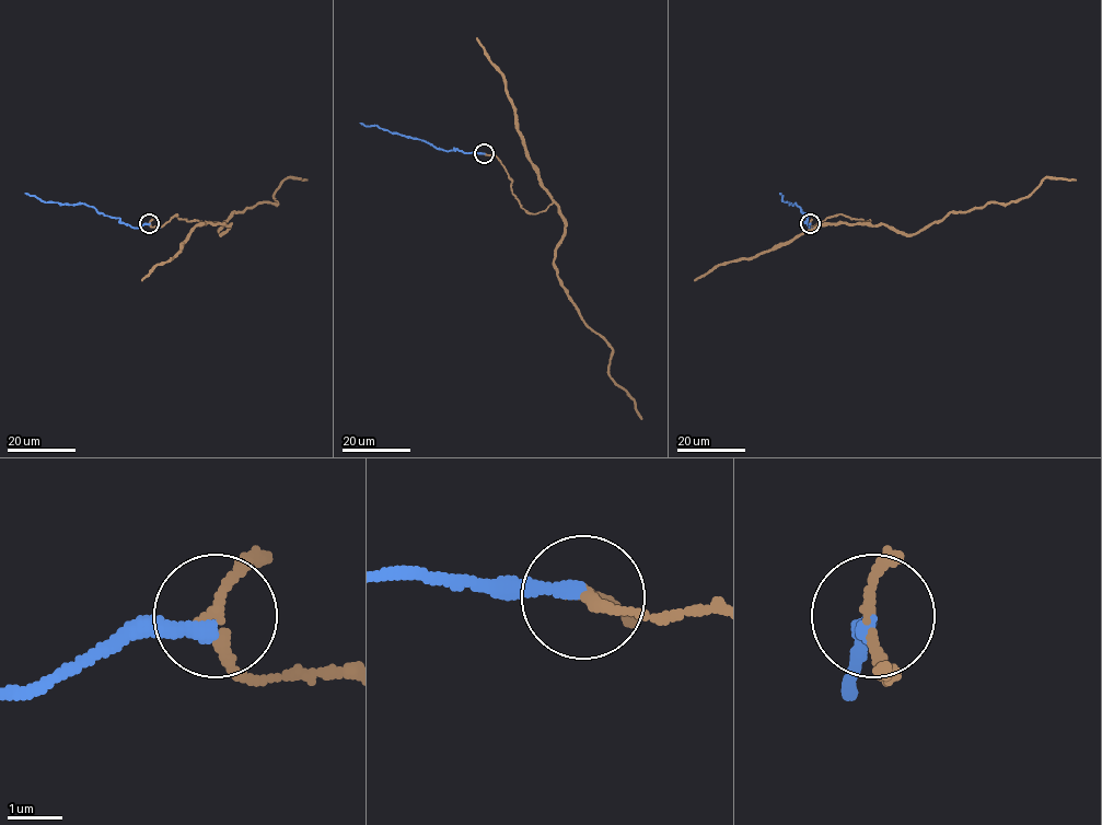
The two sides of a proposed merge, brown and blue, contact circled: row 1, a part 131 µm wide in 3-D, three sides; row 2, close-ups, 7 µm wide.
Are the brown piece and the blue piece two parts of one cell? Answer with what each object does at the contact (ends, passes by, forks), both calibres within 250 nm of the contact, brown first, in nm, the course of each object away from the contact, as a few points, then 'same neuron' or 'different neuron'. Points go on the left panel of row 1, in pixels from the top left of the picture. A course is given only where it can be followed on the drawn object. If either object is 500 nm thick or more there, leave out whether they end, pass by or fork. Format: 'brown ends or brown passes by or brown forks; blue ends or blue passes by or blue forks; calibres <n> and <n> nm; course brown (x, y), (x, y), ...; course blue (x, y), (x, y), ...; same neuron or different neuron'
brown passes by; blue ends; calibres 170 and 260 nm; course brown (149, 223), (176, 213), (230, 224), (221, 234), (233, 212), (277, 204), (285, 179), (308, 179); course blue (149, 223), (131, 228), (84, 204), (44, 201), (25, 193); same neuron

